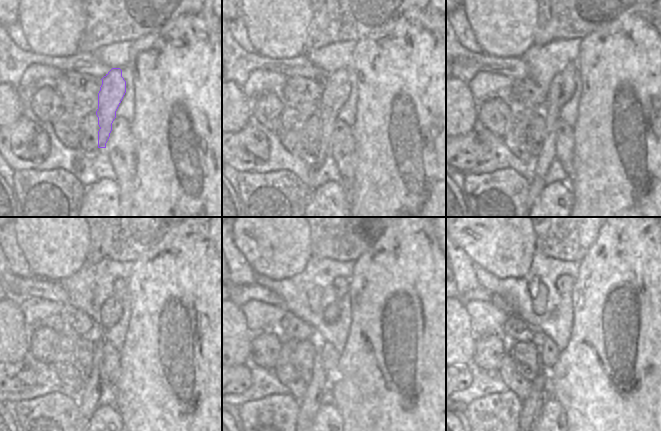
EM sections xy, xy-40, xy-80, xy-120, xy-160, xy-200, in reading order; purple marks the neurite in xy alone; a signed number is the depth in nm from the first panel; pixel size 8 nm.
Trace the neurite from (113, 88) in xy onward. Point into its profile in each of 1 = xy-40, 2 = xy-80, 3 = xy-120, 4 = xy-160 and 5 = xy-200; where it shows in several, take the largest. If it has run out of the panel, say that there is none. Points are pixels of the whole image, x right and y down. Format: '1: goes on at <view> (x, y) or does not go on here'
1: goes on at xy-40 (336, 91)
2: goes on at xy-80 (561, 89)
3: goes on at xy-120 (89, 396)
4: goes on at xy-160 (310, 403)
5: goes on at xy-200 (532, 406)

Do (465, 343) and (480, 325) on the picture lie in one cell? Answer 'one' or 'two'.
two

